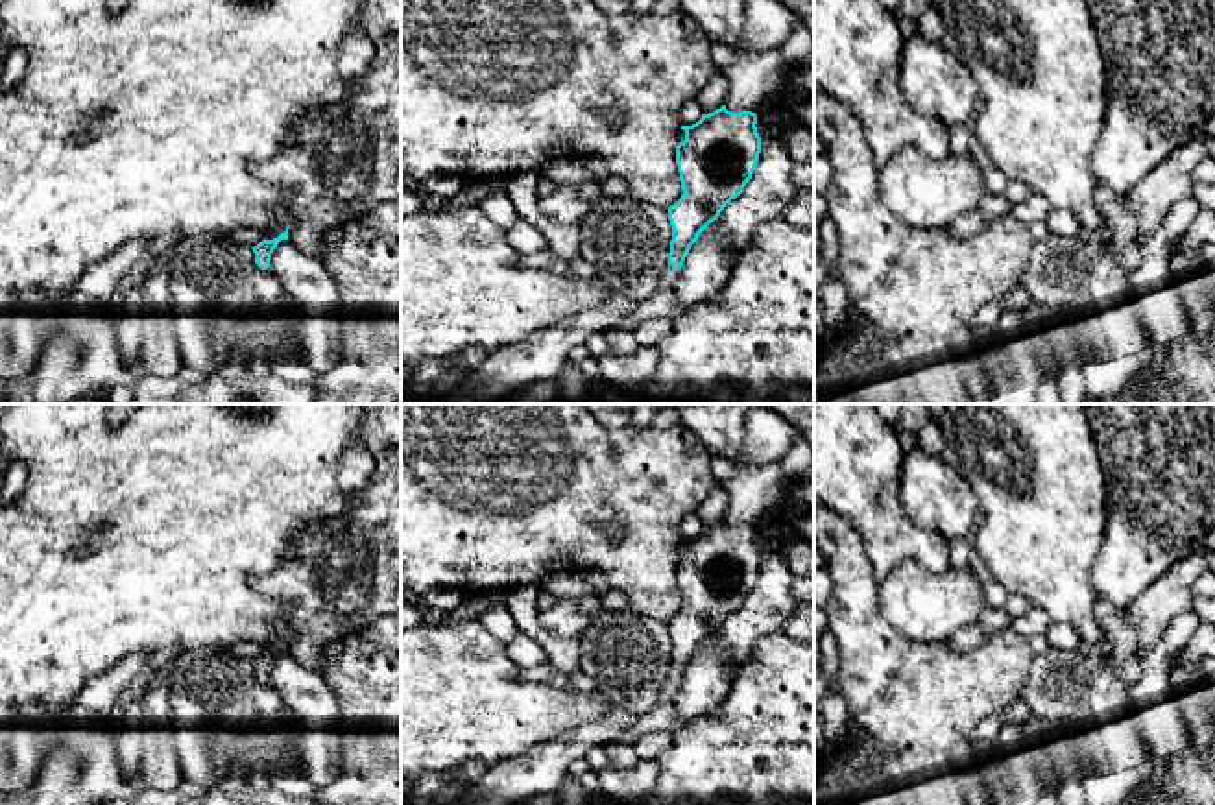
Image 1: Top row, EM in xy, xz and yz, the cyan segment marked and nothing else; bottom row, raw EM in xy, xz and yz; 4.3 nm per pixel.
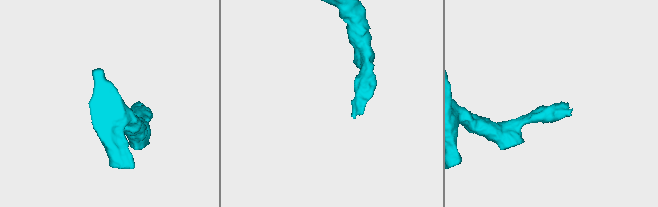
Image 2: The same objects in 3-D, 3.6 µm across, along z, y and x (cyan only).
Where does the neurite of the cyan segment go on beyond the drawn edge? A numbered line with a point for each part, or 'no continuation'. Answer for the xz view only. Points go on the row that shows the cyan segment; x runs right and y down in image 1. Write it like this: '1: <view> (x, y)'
1: xz (671, 274)

